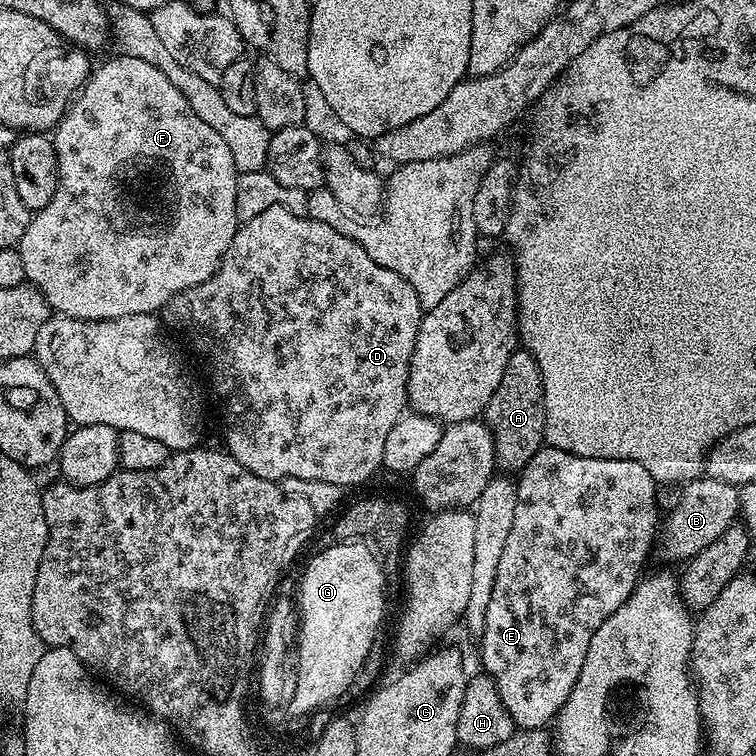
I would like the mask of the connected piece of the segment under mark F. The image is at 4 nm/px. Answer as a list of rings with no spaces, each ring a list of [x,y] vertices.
[[[119,54],[113,57],[113,60],[93,67],[88,81],[76,93],[51,133],[50,139],[58,158],[58,190],[54,190],[54,198],[46,202],[44,209],[33,215],[18,245],[22,263],[26,265],[27,283],[33,284],[44,295],[53,313],[79,320],[117,320],[126,318],[126,314],[159,313],[174,294],[190,290],[190,286],[198,286],[216,273],[238,227],[235,214],[238,173],[225,140],[207,122],[202,122],[194,110],[190,110],[190,102],[182,98],[181,92],[171,84],[166,74],[162,74],[162,70],[158,70],[158,66],[150,66],[150,62],[142,62],[142,58]]]

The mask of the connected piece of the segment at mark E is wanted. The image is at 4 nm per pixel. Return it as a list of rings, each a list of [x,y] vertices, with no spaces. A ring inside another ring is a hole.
[[[549,448],[538,449],[534,458],[530,458],[528,467],[519,473],[517,488],[517,505],[514,522],[511,523],[510,534],[507,535],[506,546],[503,547],[502,558],[499,559],[497,578],[494,580],[493,598],[487,607],[484,632],[479,635],[480,660],[484,663],[483,671],[491,676],[502,694],[502,704],[516,724],[522,728],[548,728],[559,716],[566,698],[570,698],[570,690],[574,690],[574,682],[578,682],[578,674],[582,674],[582,662],[586,662],[586,649],[590,646],[590,638],[594,638],[594,630],[630,598],[645,571],[644,563],[648,555],[654,552],[658,540],[658,529],[662,524],[660,504],[656,501],[658,485],[656,479],[646,470],[646,466],[638,466],[638,462],[629,460],[607,460],[606,458],[582,458],[578,454],[570,454],[566,450]]]

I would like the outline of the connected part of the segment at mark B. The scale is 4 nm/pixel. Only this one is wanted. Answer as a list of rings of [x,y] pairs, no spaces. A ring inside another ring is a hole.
[[[701,474],[697,480],[689,480],[679,492],[681,494],[672,508],[672,513],[669,516],[667,513],[663,521],[658,552],[668,560],[687,562],[701,554],[710,543],[722,538],[723,532],[737,523],[740,488],[730,482],[722,482],[718,478]]]

